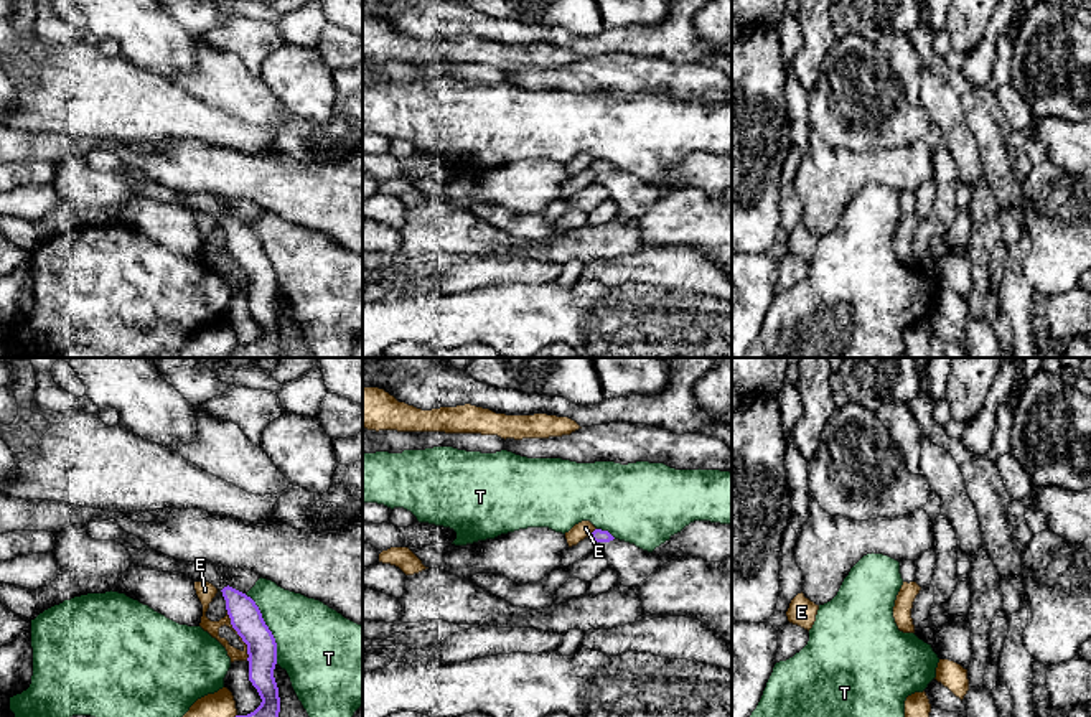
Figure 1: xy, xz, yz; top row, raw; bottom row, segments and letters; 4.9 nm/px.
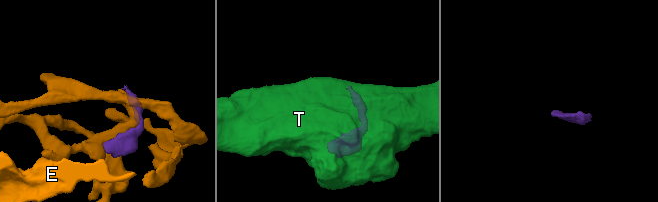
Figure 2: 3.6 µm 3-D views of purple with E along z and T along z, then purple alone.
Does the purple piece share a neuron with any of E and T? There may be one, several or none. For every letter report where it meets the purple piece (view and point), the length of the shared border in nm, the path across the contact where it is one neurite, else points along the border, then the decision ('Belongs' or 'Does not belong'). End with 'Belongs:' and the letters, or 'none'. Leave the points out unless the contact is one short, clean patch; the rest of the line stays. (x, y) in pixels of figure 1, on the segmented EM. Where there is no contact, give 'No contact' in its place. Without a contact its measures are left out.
E: Touches purple at xy (239, 635). Shared border 260 nm. Does not belong
T: Touches purple at xy (267, 628). Shared border 380 nm. Does not belong
Belongs: none

